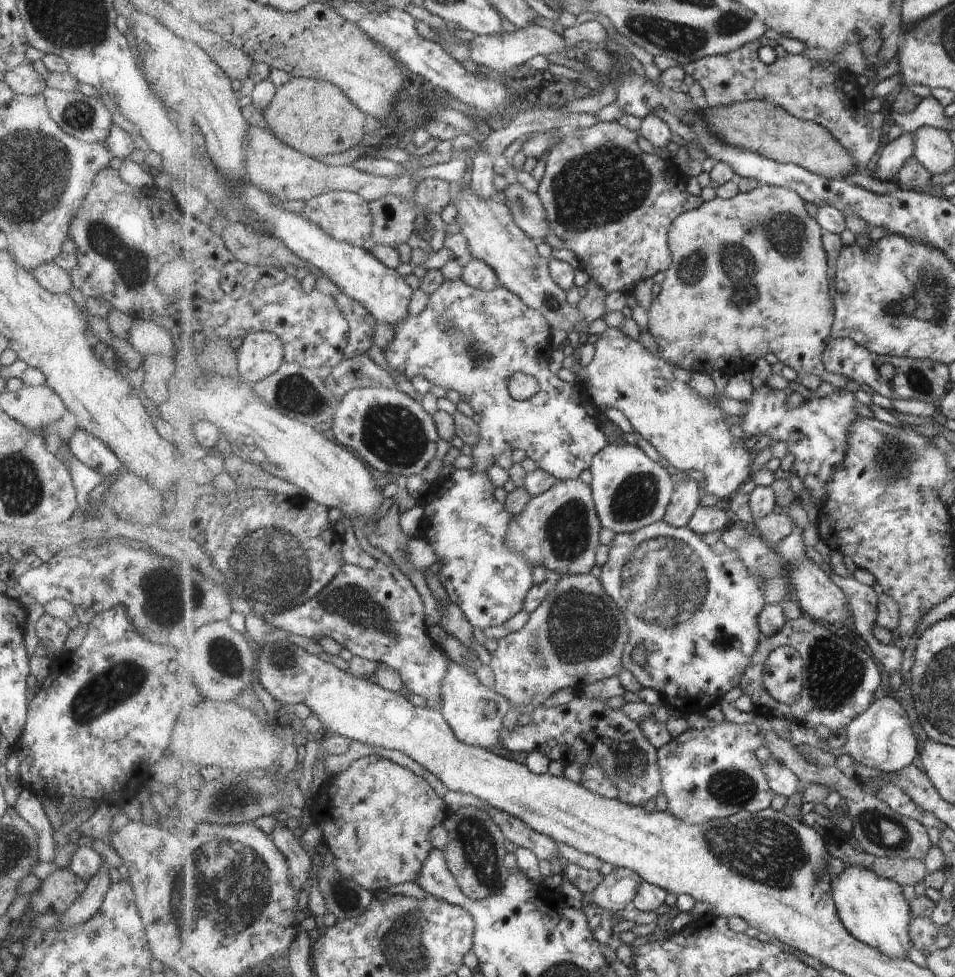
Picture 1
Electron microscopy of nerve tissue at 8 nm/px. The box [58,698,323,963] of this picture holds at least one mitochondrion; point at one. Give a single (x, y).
(224, 888)

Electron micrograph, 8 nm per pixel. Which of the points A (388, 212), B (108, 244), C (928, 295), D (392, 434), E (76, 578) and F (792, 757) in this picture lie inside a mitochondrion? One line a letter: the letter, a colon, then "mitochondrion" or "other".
A: other
B: mitochondrion
C: mitochondrion
D: mitochondrion
E: other
F: other

